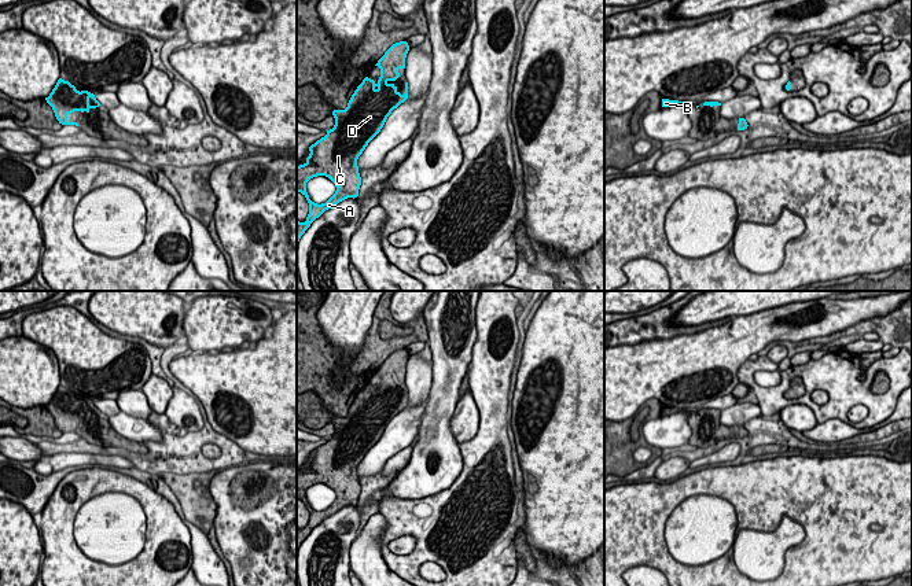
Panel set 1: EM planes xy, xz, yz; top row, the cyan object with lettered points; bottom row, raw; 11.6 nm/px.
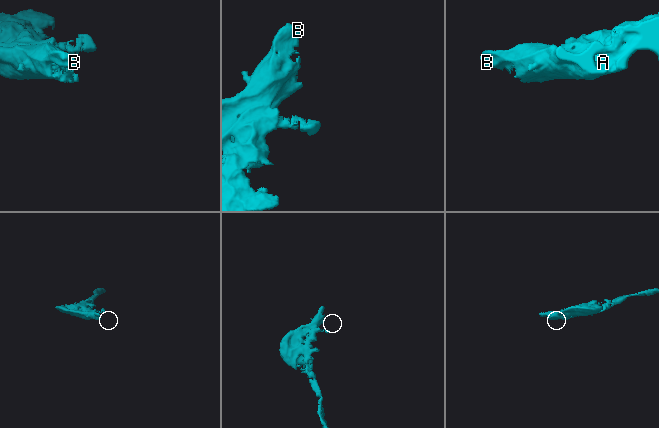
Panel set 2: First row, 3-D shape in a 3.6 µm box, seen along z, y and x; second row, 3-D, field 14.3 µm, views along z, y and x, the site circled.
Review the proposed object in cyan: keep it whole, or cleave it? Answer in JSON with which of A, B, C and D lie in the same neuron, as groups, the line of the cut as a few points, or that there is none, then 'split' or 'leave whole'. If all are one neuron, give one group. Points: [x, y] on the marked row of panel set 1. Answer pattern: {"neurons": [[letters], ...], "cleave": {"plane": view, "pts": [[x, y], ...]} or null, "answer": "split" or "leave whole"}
{"neurons": [["A", "B", "C", "D"]], "cleave": null, "answer": "leave whole"}

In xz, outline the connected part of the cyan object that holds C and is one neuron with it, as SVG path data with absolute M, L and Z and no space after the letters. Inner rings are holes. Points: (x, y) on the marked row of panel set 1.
M407 41L393 44L375 66L380 69L380 77L375 82L365 77L352 95L345 110L334 110L335 125L327 130L327 134L309 147L309 156L304 165L297 166L297 192L301 192L309 203L309 214L305 222L297 221L297 248L301 236L326 210L338 204L347 198L357 198L361 185L357 159L368 145L368 143L380 132L387 117L394 108L408 99L408 82L405 82L405 93L401 95L393 84L398 77L400 69L405 69L405 58L409 51ZM317 176L328 177L337 187L335 194L321 204L309 199L306 183Z

